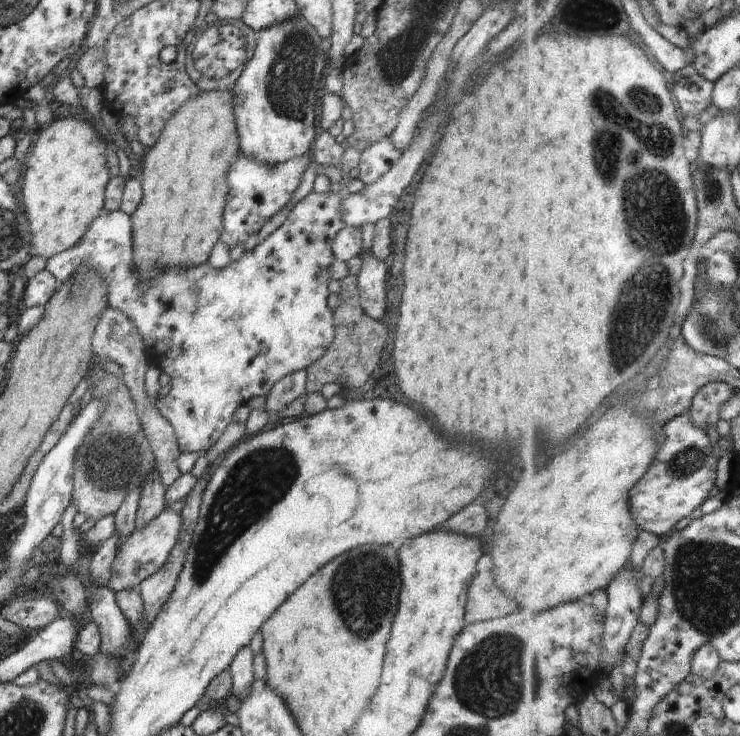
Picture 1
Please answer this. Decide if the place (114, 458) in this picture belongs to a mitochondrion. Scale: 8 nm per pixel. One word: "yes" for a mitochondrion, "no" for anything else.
yes

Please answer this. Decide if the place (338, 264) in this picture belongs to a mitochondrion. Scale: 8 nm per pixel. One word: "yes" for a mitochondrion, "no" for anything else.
no

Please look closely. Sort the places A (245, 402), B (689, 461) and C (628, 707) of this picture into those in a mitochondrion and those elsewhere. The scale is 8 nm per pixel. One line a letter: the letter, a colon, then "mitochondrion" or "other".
A: other
B: mitochondrion
C: other

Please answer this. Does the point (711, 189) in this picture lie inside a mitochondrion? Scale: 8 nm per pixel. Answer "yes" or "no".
yes

